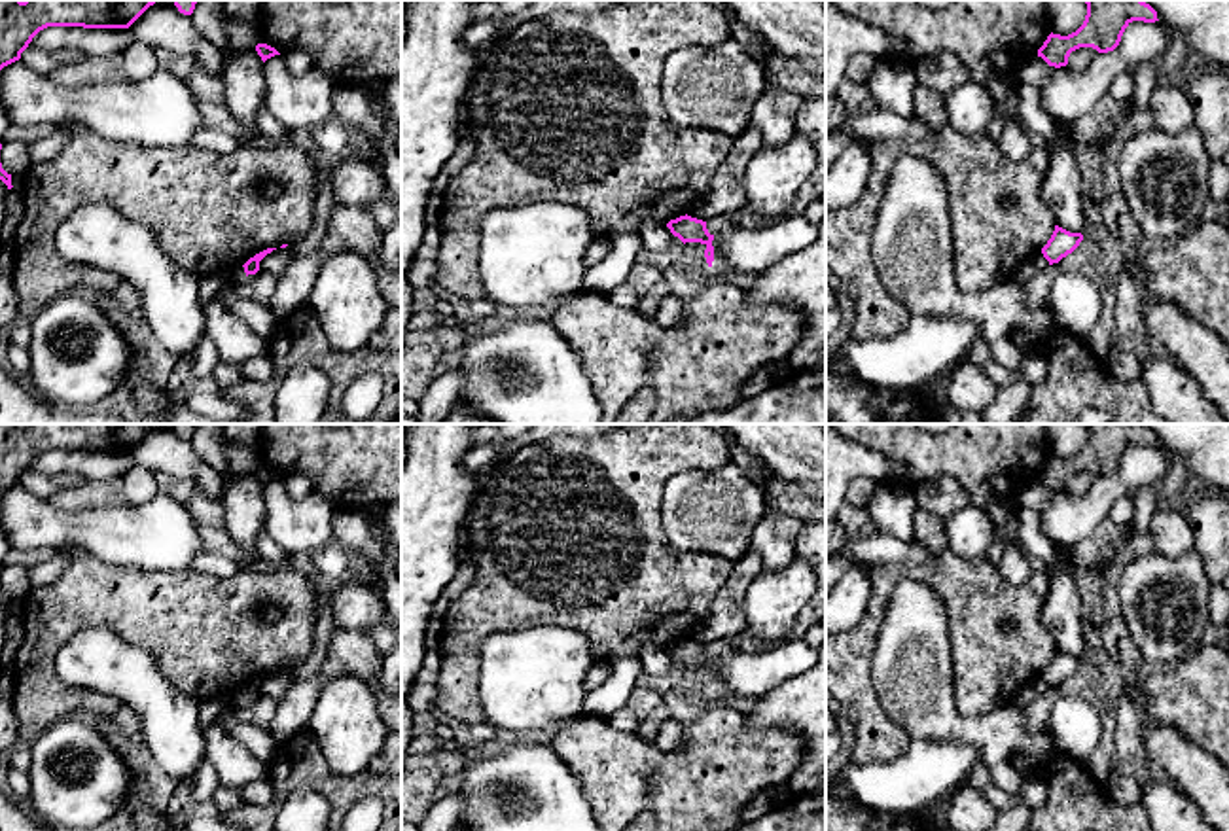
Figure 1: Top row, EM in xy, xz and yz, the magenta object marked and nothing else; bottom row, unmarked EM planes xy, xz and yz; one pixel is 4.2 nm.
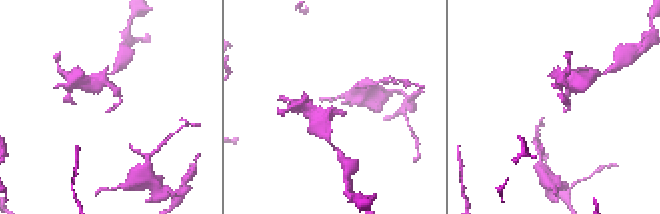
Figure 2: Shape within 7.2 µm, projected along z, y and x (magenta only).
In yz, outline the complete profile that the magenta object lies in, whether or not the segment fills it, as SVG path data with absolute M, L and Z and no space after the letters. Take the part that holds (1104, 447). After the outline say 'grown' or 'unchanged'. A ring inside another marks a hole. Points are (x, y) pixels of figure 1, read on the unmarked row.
M1085 424L1085 428L1087 439L1076 456L1068 460L1051 456L1038 473L1038 481L1049 490L1066 490L1070 477L1079 471L1093 471L1098 477L1113 475L1132 445L1159 445L1157 435L1144 424Z; unchanged

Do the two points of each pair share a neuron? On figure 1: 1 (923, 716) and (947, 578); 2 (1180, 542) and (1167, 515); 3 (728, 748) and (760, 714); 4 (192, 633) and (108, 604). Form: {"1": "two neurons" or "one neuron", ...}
{"1": "two neurons", "2": "one neuron", "3": "two neurons", "4": "one neuron"}

